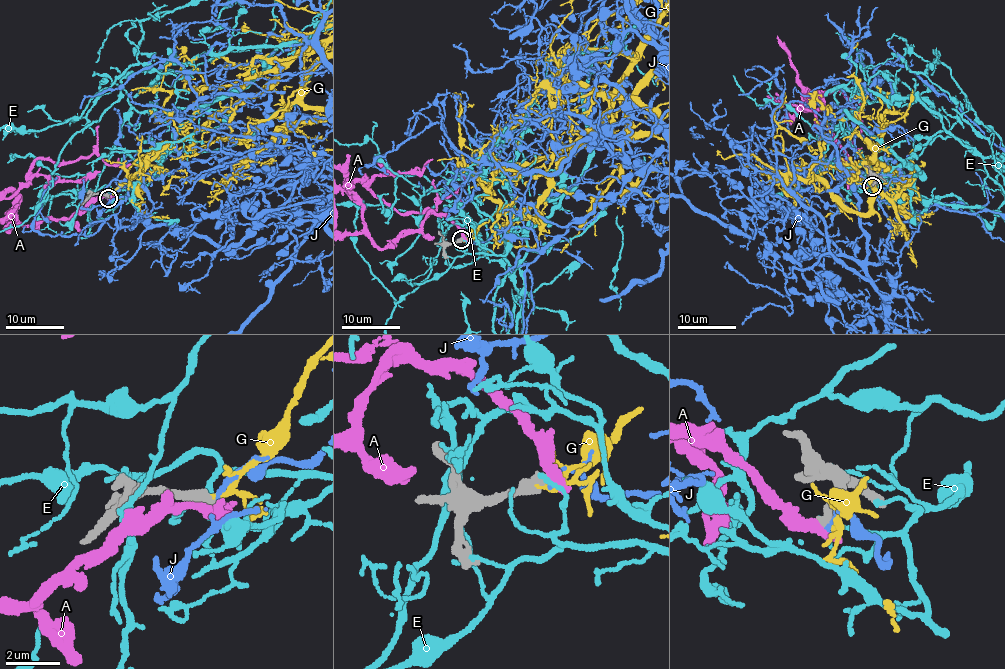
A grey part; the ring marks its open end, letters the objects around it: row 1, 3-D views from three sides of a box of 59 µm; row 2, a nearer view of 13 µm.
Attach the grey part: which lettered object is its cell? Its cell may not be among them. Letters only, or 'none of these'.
none of these

